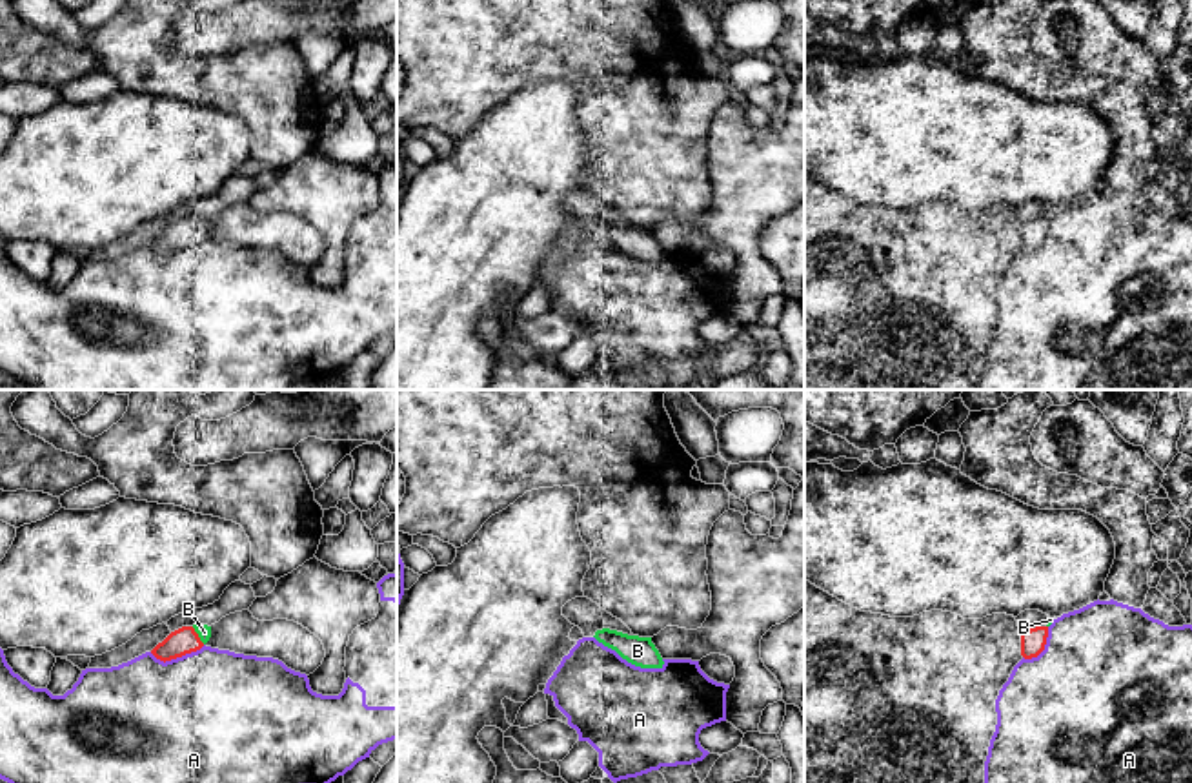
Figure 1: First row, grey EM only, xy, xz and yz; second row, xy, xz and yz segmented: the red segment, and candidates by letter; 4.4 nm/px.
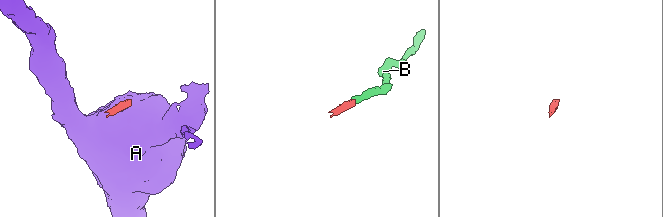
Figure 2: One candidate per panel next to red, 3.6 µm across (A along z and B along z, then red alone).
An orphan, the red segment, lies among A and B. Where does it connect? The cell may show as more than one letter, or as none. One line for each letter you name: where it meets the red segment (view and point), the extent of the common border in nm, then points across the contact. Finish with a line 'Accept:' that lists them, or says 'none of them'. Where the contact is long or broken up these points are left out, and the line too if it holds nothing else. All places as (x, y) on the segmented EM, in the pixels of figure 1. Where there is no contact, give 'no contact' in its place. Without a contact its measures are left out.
B: contact xy (197, 636); length 100 nm
Accept: B

